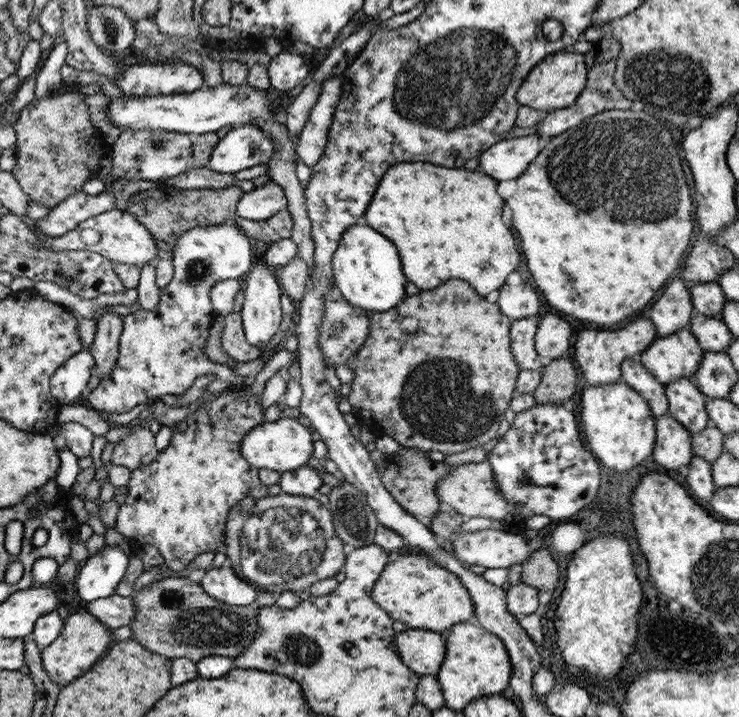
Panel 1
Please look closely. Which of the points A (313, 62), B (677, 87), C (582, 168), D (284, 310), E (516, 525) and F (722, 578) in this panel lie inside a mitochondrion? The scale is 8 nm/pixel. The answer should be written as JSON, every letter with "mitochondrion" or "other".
{"A":"other","B":"mitochondrion","C":"mitochondrion","D":"other","E":"other","F":"mitochondrion"}

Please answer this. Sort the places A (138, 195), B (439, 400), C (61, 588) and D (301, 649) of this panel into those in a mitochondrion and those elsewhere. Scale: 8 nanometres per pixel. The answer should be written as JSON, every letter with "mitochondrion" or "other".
{"A":"other","B":"mitochondrion","C":"other","D":"mitochondrion"}

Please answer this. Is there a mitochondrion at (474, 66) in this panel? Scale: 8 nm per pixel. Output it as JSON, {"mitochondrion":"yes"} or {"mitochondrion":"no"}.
{"mitochondrion":"yes"}

